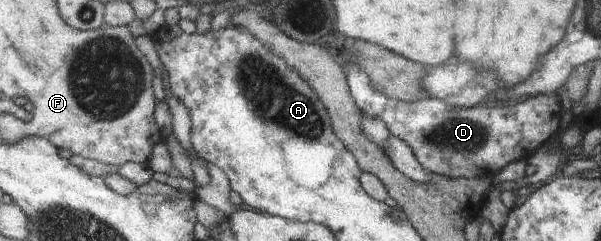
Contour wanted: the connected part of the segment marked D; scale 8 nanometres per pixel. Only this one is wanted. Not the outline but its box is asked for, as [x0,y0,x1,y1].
[346,62,562,179]

